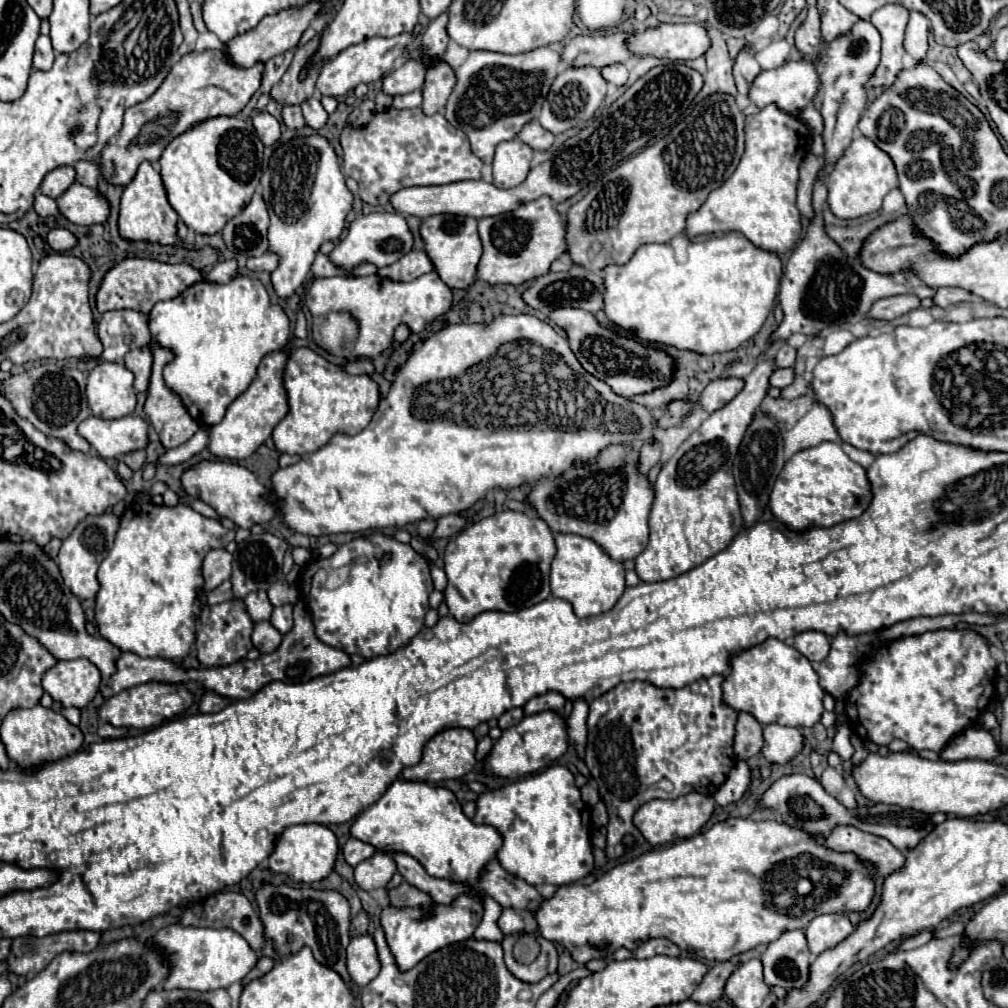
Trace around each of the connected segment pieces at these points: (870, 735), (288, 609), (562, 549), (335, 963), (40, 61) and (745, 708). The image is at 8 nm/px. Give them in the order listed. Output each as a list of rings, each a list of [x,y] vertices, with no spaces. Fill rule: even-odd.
[[[936,630],[920,636],[908,636],[890,642],[888,648],[878,652],[864,666],[860,684],[850,692],[844,712],[854,732],[878,746],[888,746],[894,738],[900,738],[914,746],[916,752],[940,752],[954,736],[972,726],[990,704],[994,696],[994,676],[996,660],[990,656],[986,640],[972,630]],[[958,666],[962,666],[962,674],[956,672]]]
[[[284,604],[274,608],[270,622],[274,628],[278,628],[282,634],[286,634],[292,628],[292,604]]]
[[[556,534],[558,552],[552,562],[550,572],[550,588],[554,598],[562,598],[572,604],[574,614],[580,618],[608,612],[614,608],[618,598],[622,596],[624,584],[624,566],[612,560],[594,540],[582,538],[576,534]]]
[[[262,884],[256,892],[256,902],[264,926],[264,936],[266,940],[272,938],[274,952],[278,956],[290,956],[292,952],[298,952],[302,946],[310,946],[314,958],[320,964],[334,968],[344,980],[350,980],[346,972],[346,946],[350,942],[350,904],[340,892],[292,888],[288,884]],[[290,932],[296,934],[294,942],[286,940]]]
[[[40,36],[36,40],[36,50],[34,50],[34,68],[36,70],[50,70],[54,62],[54,50],[50,44],[48,36]]]
[[[768,638],[764,644],[758,644],[750,650],[744,650],[732,656],[732,672],[724,680],[724,702],[732,706],[736,712],[748,712],[756,716],[760,724],[782,724],[782,726],[814,726],[820,722],[824,706],[824,688],[818,684],[818,674],[812,664],[792,646],[784,644],[778,638]]]

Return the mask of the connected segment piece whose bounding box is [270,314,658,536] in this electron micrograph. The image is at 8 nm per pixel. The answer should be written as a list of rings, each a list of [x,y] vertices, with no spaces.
[[[516,314],[496,316],[486,324],[452,324],[430,336],[422,344],[422,348],[418,348],[408,358],[398,378],[392,382],[390,392],[380,400],[372,422],[362,432],[354,436],[336,434],[320,450],[306,454],[300,462],[288,468],[280,468],[272,476],[270,500],[282,504],[282,516],[286,526],[306,536],[326,536],[336,532],[360,532],[374,528],[404,528],[406,524],[414,524],[420,520],[438,520],[446,514],[460,514],[496,488],[512,490],[522,486],[524,482],[538,482],[548,476],[562,476],[566,468],[574,468],[574,464],[586,464],[586,460],[594,460],[594,456],[598,456],[598,452],[602,452],[610,444],[652,444],[656,440],[656,428],[658,426],[650,408],[636,404],[630,398],[618,396],[608,384],[588,374],[570,350],[566,338],[562,338],[548,322],[542,322],[530,314]]]

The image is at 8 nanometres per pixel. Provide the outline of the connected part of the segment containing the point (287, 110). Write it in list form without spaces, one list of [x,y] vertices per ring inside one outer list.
[[[284,106],[284,108],[282,108],[282,120],[284,120],[284,124],[286,124],[288,128],[292,128],[292,130],[302,128],[302,126],[306,124],[300,106]]]

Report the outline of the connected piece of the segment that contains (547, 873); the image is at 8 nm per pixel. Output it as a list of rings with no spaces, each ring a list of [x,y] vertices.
[[[564,766],[480,794],[476,814],[480,822],[496,826],[502,834],[504,844],[498,850],[498,862],[504,870],[532,886],[566,886],[588,876],[594,868],[590,812],[574,784],[574,774]]]

